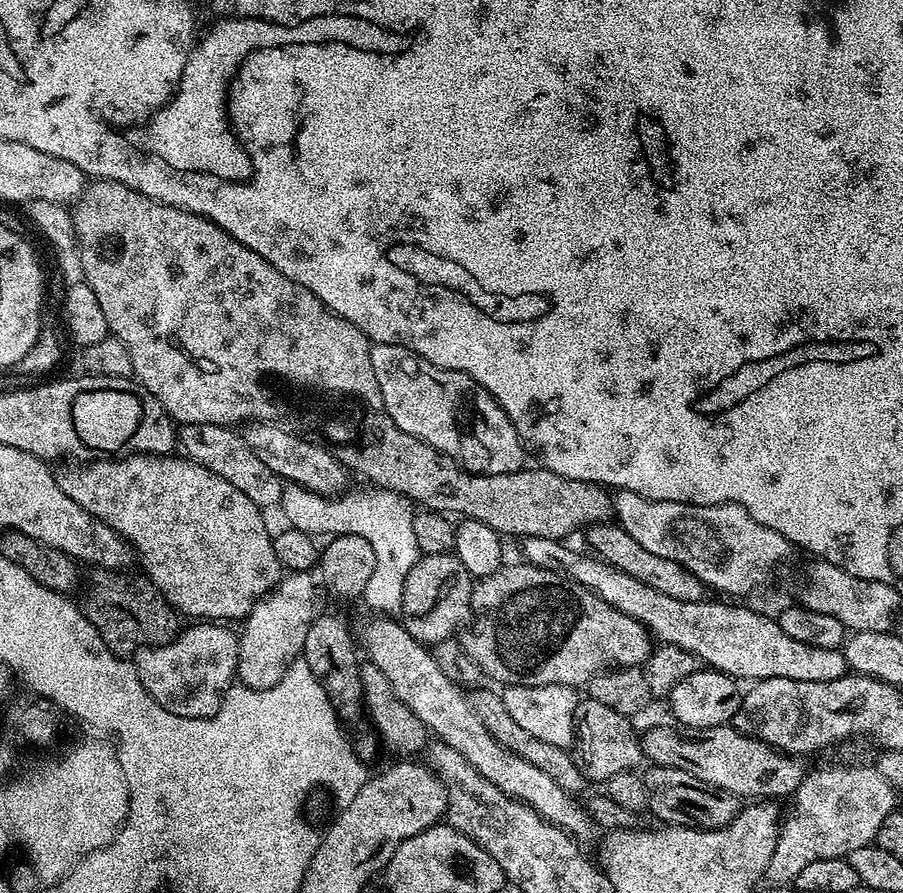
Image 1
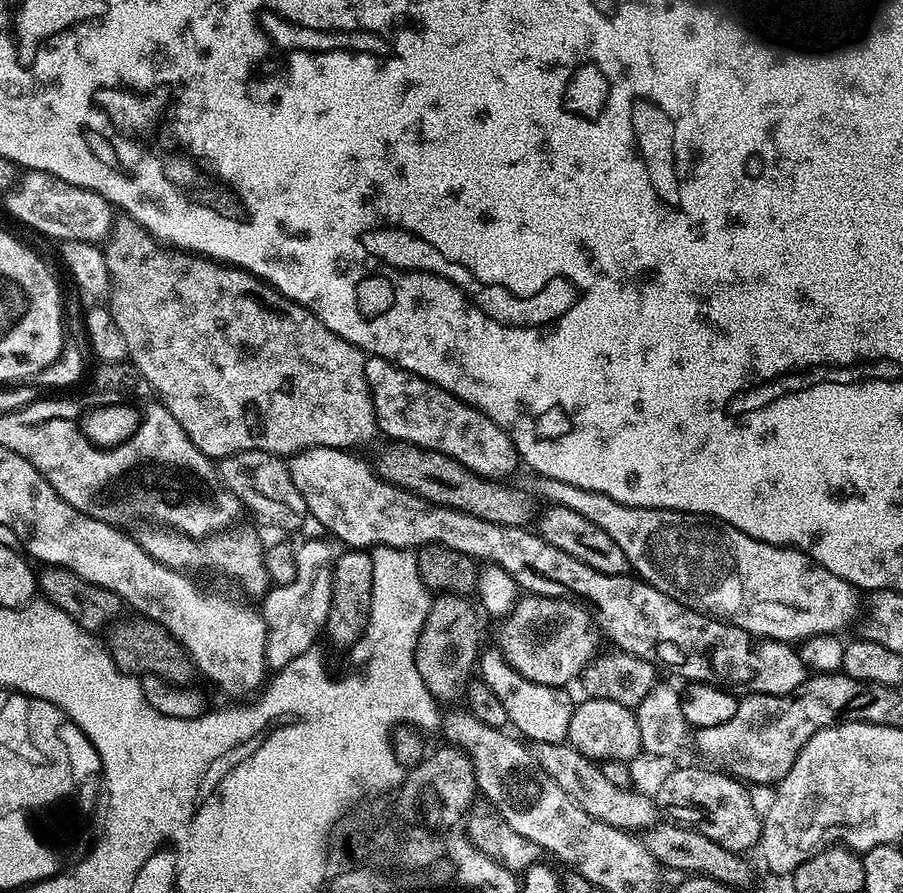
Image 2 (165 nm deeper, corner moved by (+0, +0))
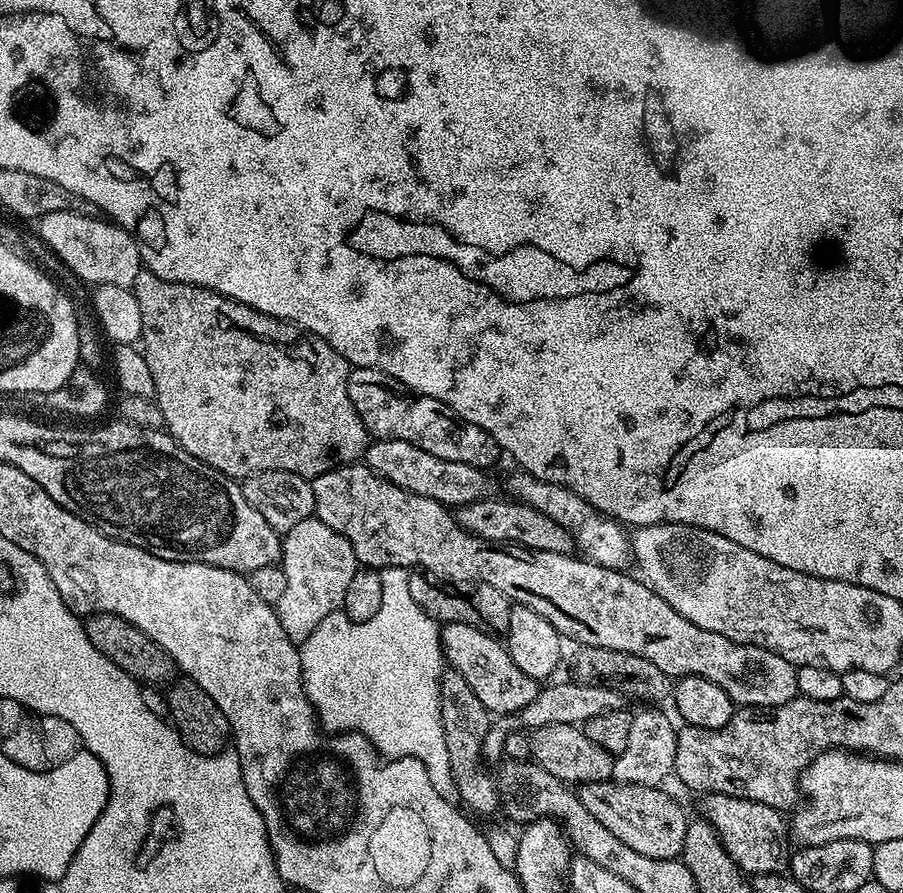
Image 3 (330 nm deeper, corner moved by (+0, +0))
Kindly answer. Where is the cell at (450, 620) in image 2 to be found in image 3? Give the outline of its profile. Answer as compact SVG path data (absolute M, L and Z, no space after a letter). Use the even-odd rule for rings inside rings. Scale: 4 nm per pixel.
M455 670L445 671L441 675L440 709L442 734L446 734L446 754L450 754L452 779L456 782L459 803L469 813L477 812L480 816L492 816L501 807L500 790L493 773L491 776L486 769L480 768L490 713L486 710L486 706L482 706L478 694L470 690L470 682L466 682L466 678L462 678L462 674L458 674Z

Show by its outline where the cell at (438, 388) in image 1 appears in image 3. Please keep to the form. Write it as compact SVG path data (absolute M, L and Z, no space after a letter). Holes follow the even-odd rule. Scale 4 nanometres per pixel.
M353 367L348 374L348 393L350 402L354 402L354 410L358 410L366 430L373 437L410 442L426 450L426 454L434 454L434 458L446 458L446 462L462 462L481 470L492 470L496 459L502 456L502 450L494 438L482 430L482 426L466 422L466 418L450 410L446 402L438 402L438 398L409 394L402 382L382 370Z

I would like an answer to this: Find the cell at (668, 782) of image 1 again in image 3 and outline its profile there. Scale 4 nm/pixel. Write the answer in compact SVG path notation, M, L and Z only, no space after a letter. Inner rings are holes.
M709 792L700 804L703 819L708 821L718 834L722 846L730 854L741 872L749 877L765 876L771 872L780 872L780 855L784 852L786 840L786 820L777 809L750 802L746 798L734 798L721 792Z

